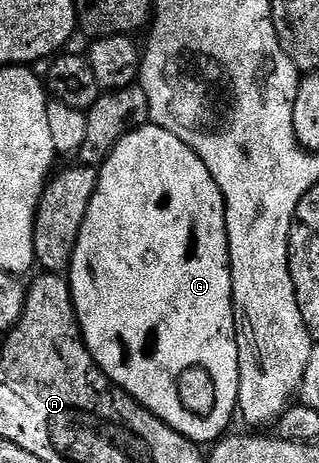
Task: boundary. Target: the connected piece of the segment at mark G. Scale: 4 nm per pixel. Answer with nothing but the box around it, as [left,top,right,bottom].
[67,122,239,446]

